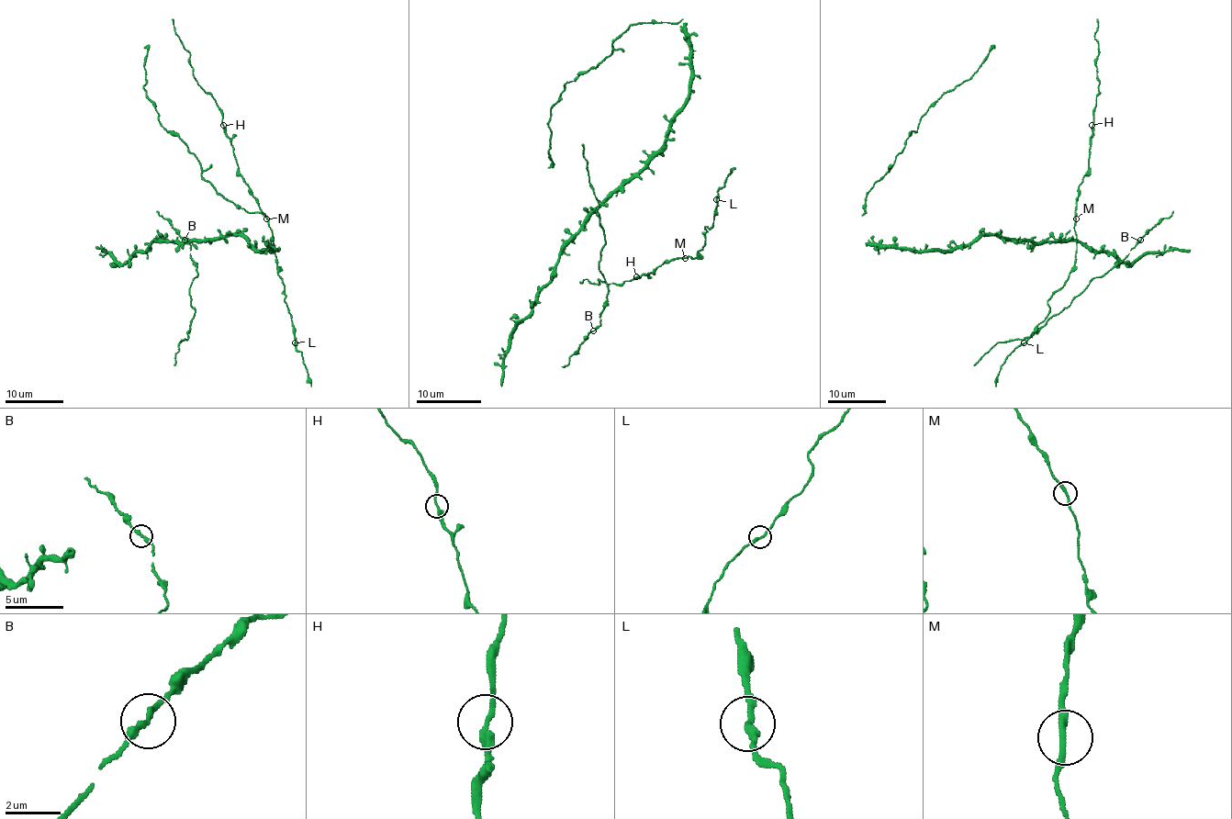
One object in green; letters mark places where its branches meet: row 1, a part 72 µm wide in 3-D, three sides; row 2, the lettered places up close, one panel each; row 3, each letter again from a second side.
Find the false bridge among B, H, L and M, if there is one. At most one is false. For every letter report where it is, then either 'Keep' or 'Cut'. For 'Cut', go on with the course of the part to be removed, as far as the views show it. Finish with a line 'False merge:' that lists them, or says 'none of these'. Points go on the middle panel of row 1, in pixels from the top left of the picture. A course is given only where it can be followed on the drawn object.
B: Place: (593, 330). Keep
H: Place: (636, 276). Keep
L: Place: (716, 199). Keep
M: Place: (685, 258). Keep
False merge: none of these

